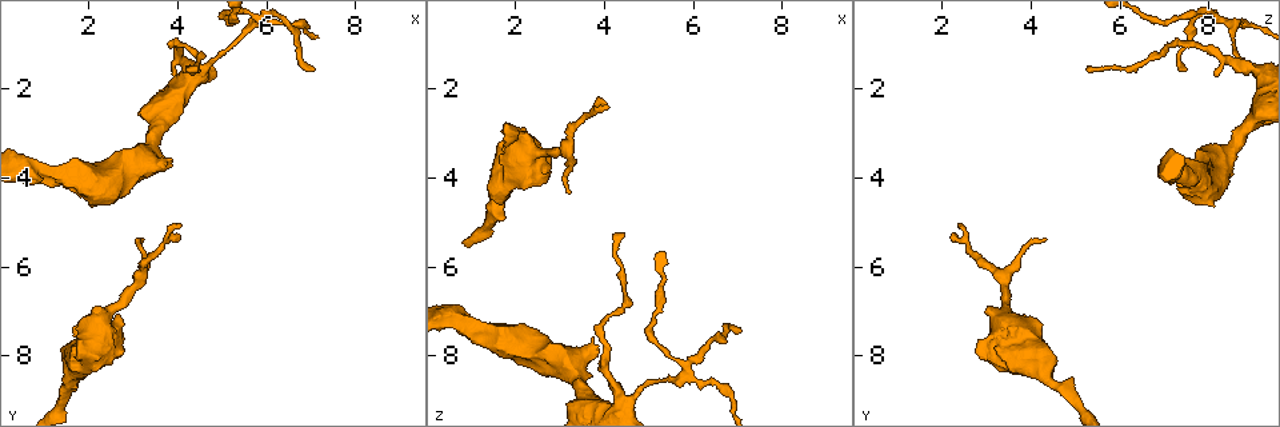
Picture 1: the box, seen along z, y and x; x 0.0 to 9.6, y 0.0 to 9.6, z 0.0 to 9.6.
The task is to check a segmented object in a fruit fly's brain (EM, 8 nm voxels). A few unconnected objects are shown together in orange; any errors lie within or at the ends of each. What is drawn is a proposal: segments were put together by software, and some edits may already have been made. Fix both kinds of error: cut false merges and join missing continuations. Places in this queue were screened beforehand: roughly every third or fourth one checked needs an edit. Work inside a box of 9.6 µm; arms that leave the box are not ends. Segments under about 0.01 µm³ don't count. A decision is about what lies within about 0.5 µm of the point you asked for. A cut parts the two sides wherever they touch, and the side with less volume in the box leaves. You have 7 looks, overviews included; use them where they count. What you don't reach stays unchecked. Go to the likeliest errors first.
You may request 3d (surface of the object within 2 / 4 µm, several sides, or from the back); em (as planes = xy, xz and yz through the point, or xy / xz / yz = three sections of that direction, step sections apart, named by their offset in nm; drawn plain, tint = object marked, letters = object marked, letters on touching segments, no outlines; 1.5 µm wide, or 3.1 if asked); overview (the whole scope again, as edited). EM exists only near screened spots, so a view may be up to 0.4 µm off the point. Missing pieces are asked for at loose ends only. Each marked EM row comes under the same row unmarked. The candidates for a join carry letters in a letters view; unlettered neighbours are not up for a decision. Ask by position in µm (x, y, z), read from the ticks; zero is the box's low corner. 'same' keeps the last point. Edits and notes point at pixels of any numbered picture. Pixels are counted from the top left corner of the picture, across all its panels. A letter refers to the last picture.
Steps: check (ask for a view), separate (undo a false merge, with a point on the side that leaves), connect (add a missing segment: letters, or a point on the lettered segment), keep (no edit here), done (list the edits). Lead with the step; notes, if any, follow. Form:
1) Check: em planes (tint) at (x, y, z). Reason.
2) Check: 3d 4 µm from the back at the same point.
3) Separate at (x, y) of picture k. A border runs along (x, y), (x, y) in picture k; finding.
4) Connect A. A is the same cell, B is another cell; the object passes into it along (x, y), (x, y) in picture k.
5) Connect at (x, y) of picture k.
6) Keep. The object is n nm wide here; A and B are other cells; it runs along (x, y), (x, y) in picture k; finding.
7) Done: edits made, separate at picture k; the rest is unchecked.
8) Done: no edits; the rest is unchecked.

Check: 3d 4 µm at (3.20, 5.40, 4.30). An open end.

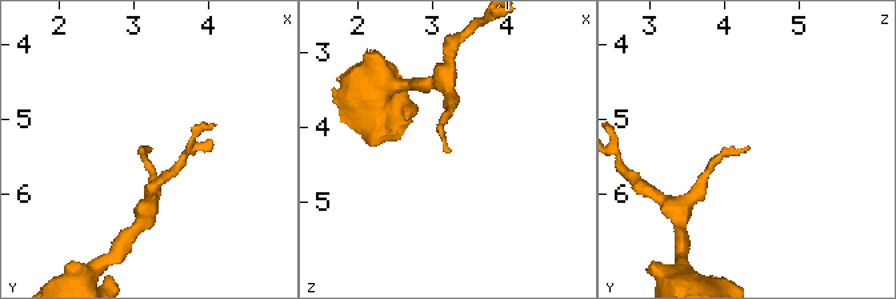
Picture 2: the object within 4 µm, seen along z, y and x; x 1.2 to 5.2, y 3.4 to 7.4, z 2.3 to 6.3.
Check: em planes (letters) at (3.25, 5.40, 4.35). Need the tissue.

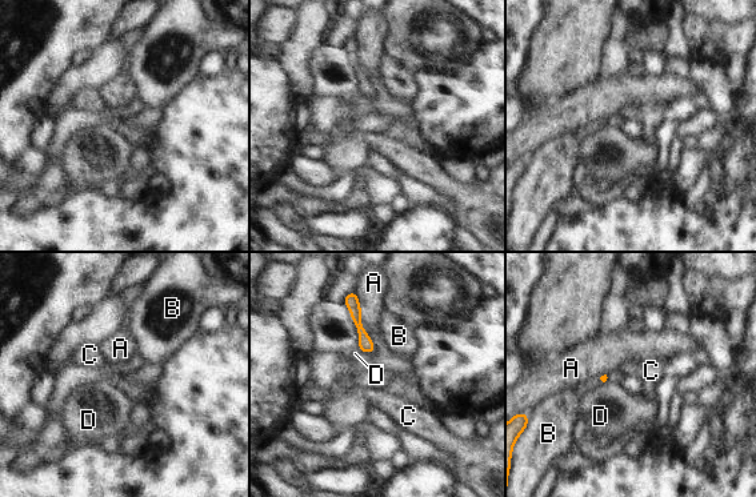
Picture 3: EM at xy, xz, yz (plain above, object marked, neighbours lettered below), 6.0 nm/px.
Keep. A, B, C and D are other cells; a border runs along (354, 291), (368, 335) in picture 3; no lettered segment goes on from it.

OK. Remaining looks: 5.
Check: em planes (letters) at (3.70, 3.65, 7.60). Free end.

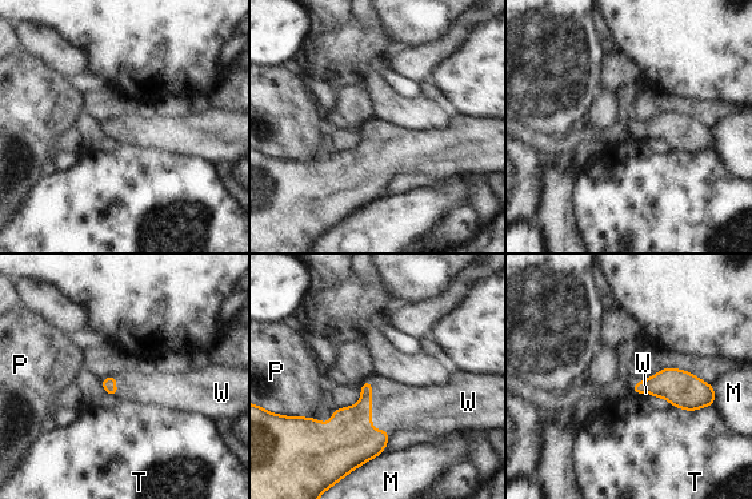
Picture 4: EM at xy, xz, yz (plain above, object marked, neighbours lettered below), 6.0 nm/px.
Connect W. The longest contact is with T, 260 nm; W is the same cell, M, P and T are other cells; the cell continues.

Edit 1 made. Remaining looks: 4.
Check: 3d 2 µm from the back at (4.05, 5.40, 2.35). Tapers out.

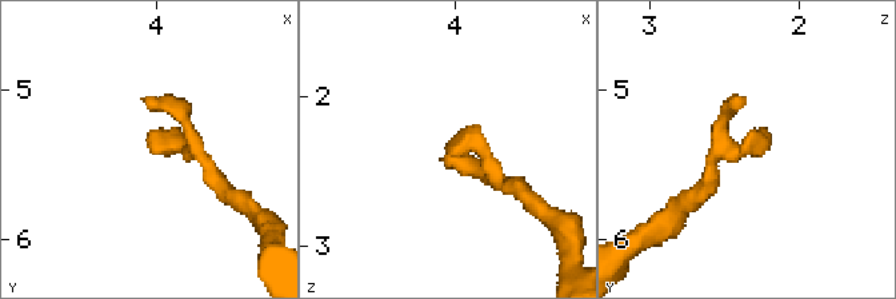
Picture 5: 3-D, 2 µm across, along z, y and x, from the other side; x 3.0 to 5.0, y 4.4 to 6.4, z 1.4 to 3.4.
Check: em planes (tint) at (4.08, 5.40, 2.38).

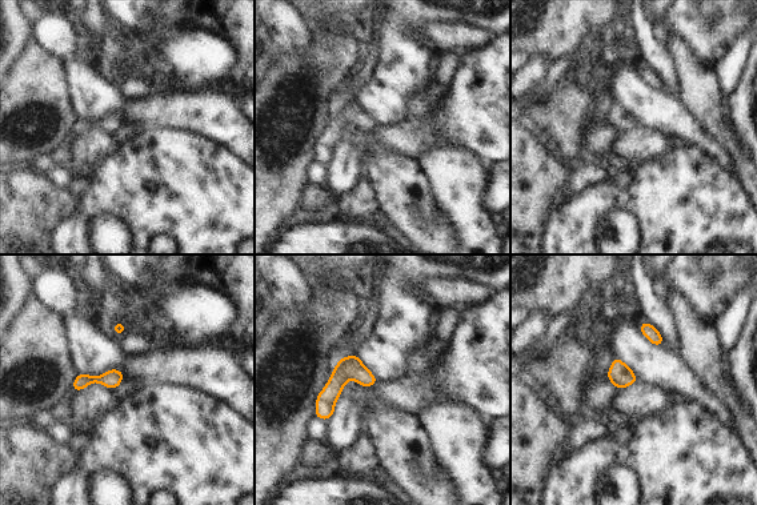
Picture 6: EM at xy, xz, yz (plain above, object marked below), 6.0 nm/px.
Check: em planes (letters) at the same point. See the neighbours.

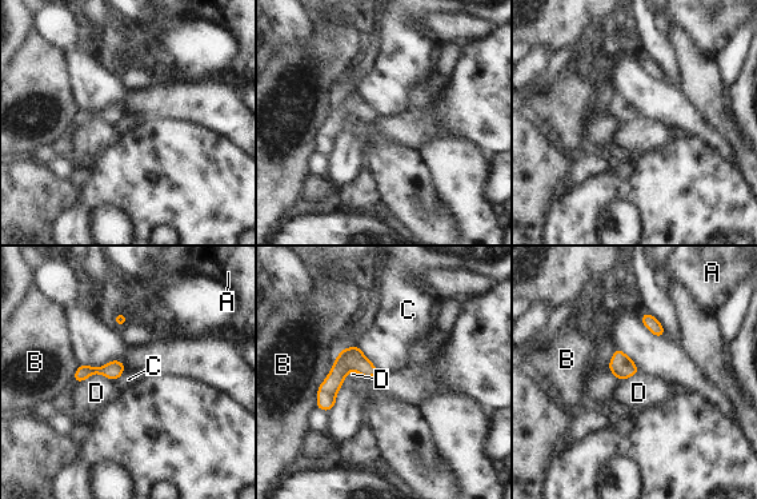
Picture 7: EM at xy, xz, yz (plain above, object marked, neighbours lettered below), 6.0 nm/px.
Keep. A, B, C and D are other cells; a border runs along (356, 344), (379, 374) in picture 7; no lettered segment goes on from it.

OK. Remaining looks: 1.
Done: edits made, connect at picture 4; the rest is unchecked.

